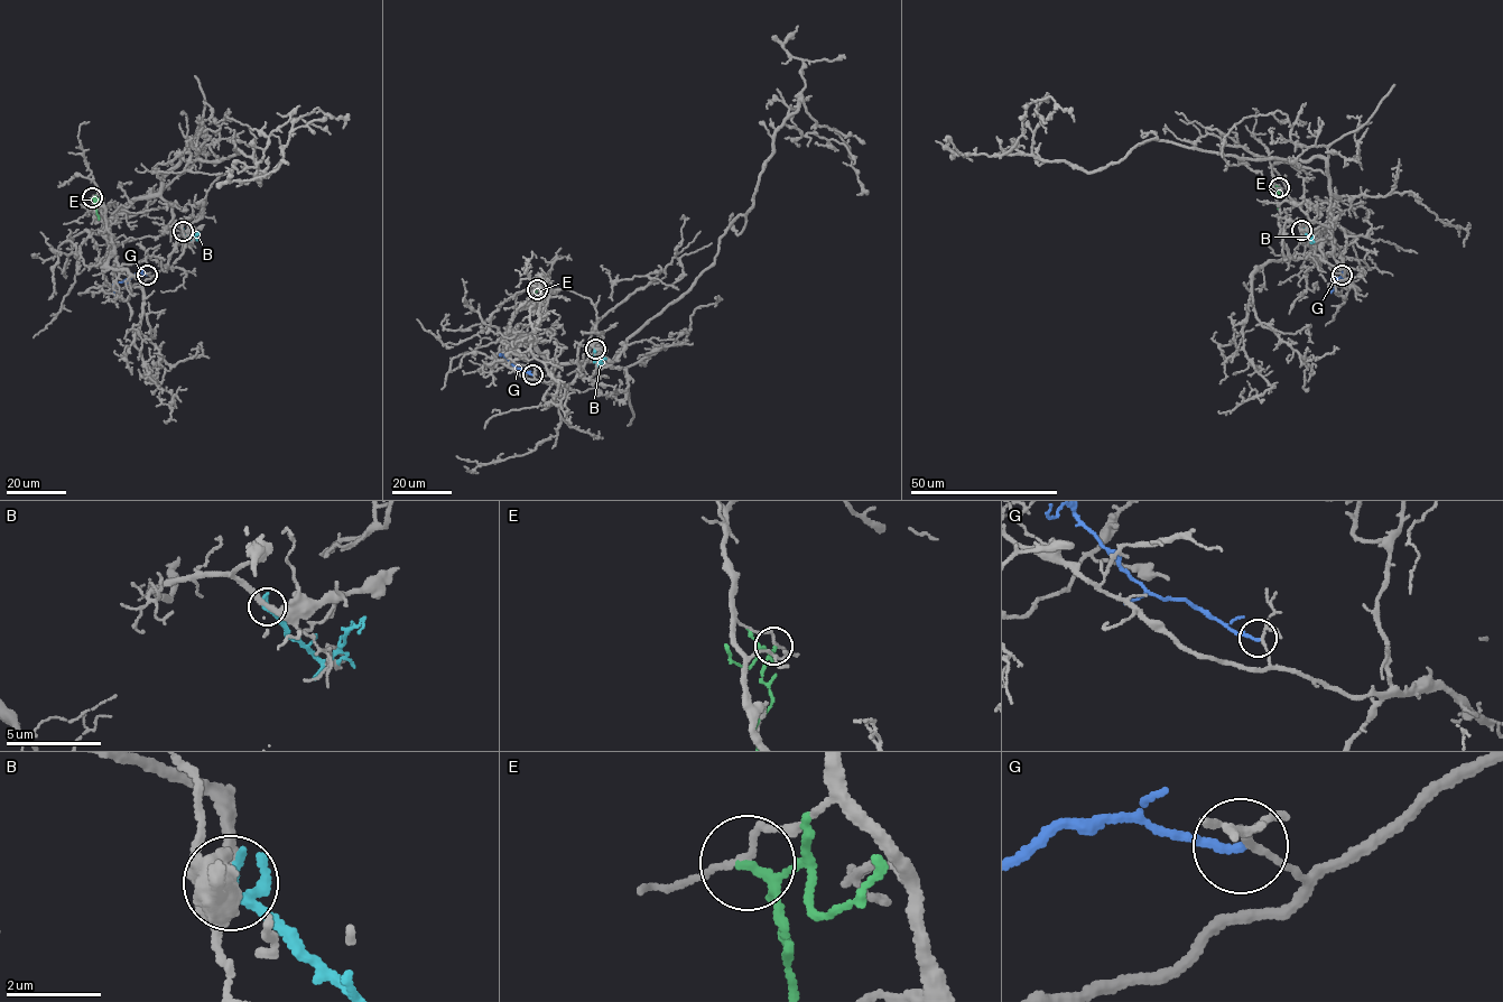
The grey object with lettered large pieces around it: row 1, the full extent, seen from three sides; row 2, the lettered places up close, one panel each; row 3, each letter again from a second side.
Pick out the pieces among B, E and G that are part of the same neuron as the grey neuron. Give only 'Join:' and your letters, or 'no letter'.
Join: no letter

